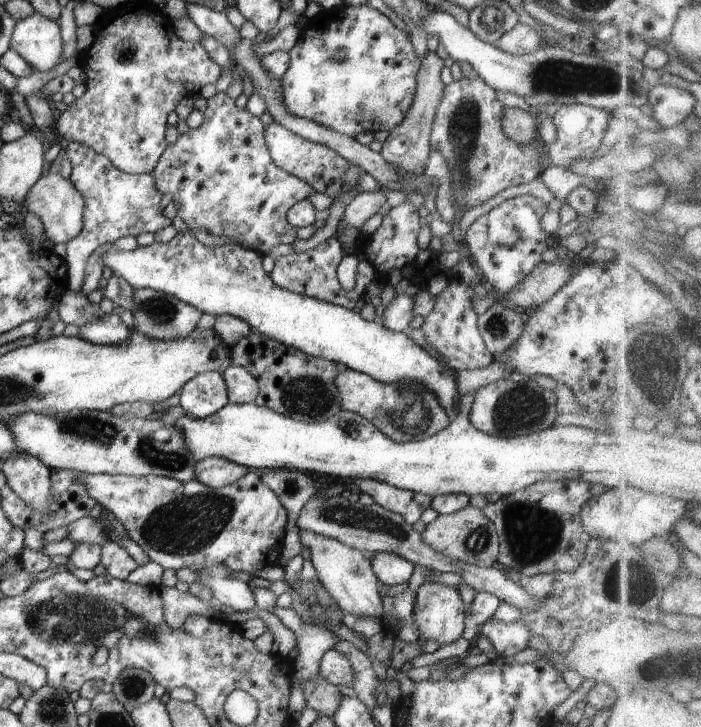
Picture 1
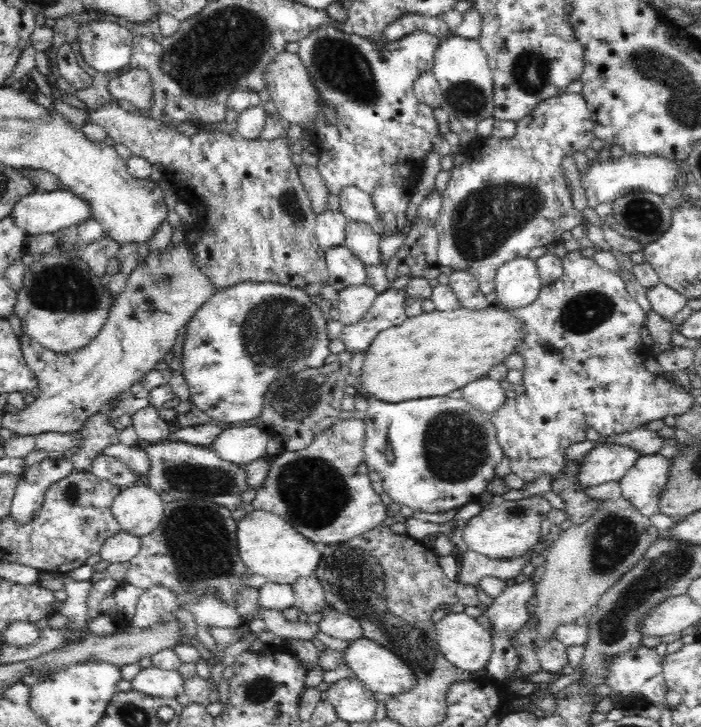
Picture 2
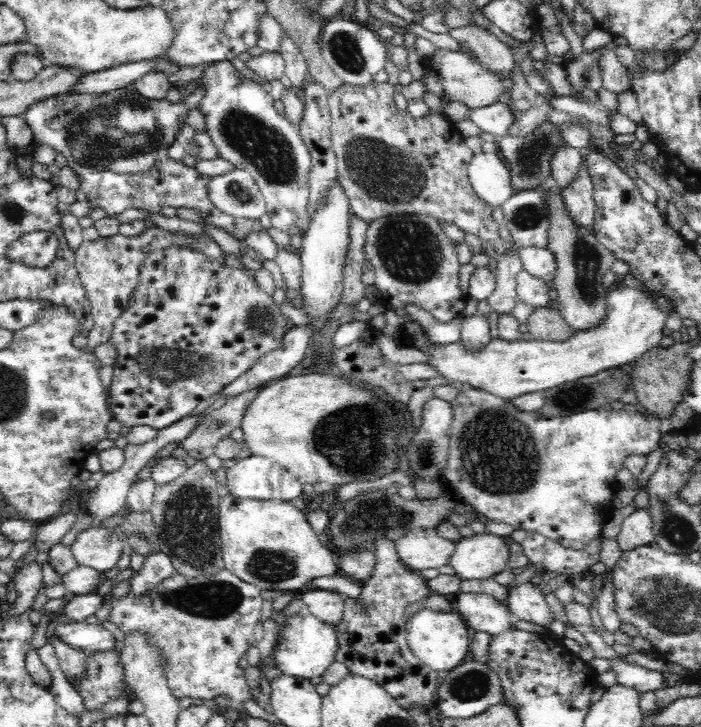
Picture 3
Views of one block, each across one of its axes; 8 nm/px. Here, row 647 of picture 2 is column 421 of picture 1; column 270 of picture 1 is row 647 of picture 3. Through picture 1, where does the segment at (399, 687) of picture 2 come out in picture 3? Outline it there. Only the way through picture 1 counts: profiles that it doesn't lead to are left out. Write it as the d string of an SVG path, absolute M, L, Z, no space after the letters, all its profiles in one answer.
M299 597L292 600L282 612L287 616L287 622L281 631L281 640L274 650L276 665L280 667L282 674L288 676L305 679L322 676L335 660L339 646L336 630L332 625L316 619Z

